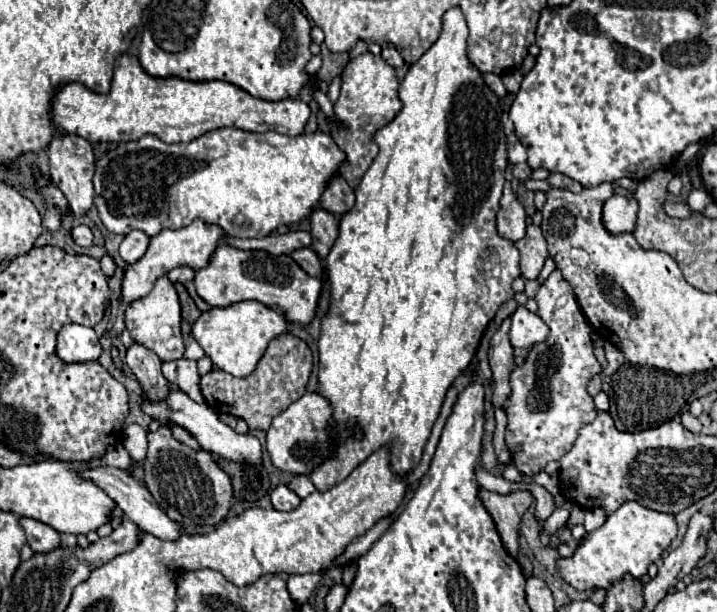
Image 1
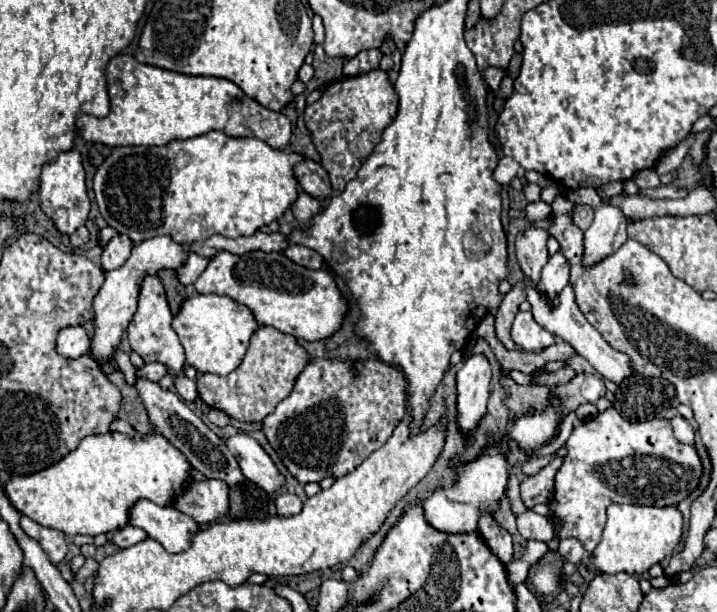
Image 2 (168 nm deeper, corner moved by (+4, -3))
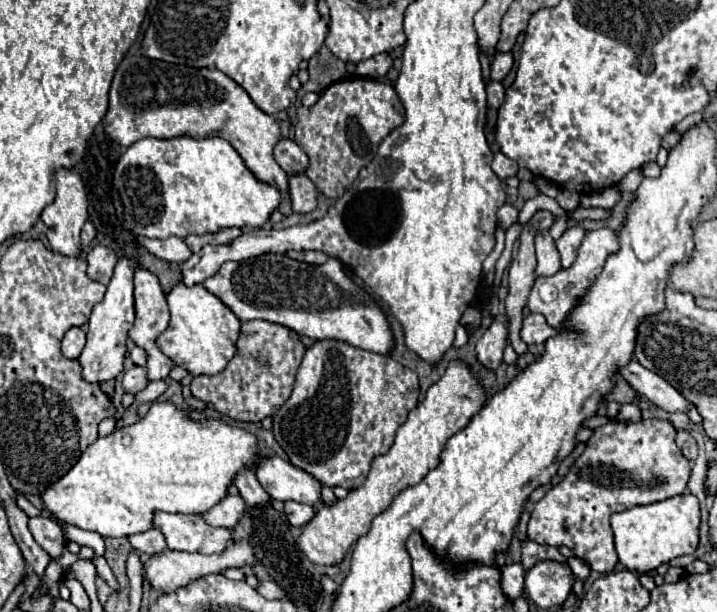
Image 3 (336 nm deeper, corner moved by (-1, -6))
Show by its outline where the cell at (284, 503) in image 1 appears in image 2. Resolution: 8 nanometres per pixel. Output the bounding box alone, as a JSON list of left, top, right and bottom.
[276,494,302,516]

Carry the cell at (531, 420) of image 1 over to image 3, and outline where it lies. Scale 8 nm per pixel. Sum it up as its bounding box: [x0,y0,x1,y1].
[557,227,585,269]

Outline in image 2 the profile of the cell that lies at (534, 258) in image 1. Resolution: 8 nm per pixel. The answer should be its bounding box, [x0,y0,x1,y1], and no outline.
[516,228,548,284]

